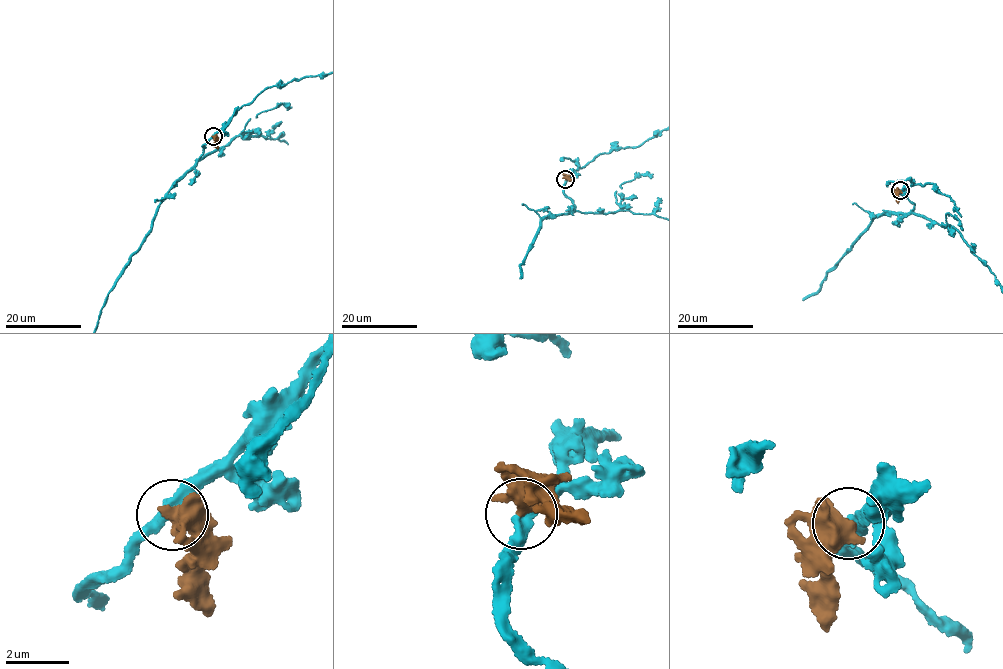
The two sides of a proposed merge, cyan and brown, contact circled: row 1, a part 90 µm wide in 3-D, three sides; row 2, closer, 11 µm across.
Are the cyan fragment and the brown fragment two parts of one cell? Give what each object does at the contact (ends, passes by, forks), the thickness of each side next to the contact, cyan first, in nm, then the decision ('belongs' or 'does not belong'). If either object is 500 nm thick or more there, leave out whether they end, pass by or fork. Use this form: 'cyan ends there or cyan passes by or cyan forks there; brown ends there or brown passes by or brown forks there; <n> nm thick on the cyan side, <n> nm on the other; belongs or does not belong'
340 nm thick on the cyan side, 650 nm on the other; belongs

